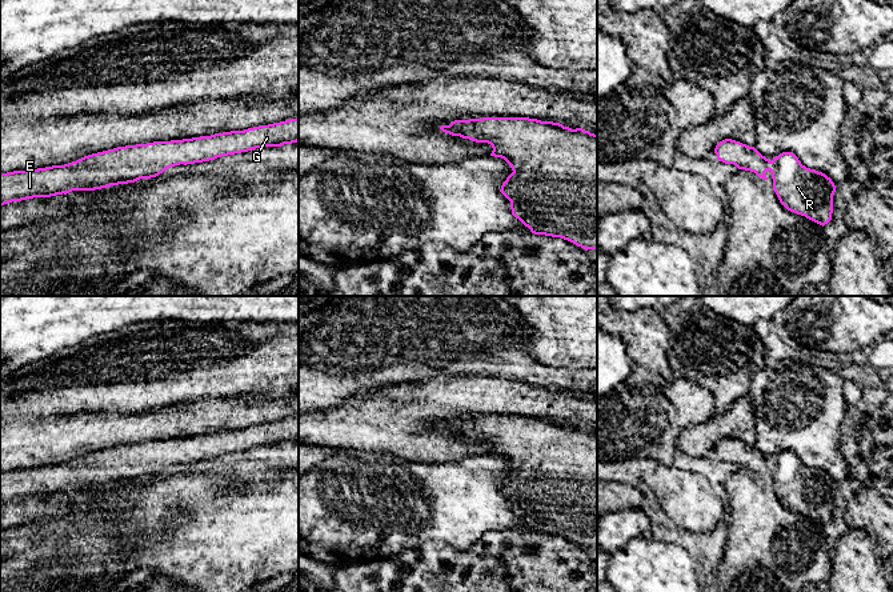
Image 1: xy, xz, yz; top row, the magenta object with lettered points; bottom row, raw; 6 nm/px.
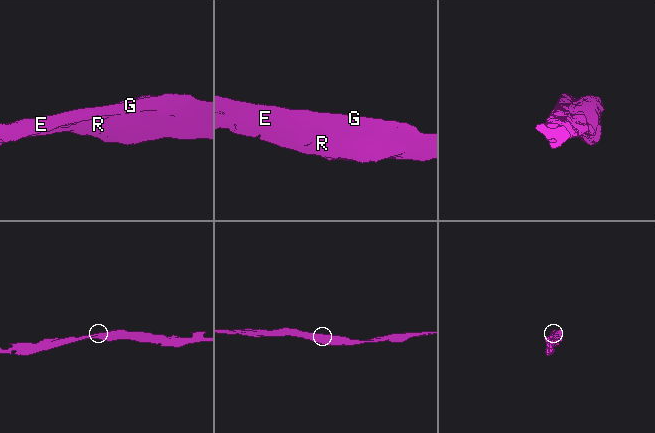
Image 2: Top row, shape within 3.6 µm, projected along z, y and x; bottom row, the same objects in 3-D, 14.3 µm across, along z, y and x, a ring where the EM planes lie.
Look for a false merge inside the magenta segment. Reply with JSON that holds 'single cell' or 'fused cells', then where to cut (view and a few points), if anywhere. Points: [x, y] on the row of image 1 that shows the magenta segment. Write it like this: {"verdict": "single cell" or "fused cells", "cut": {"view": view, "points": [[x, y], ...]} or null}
{"verdict": "single cell", "cut": null}

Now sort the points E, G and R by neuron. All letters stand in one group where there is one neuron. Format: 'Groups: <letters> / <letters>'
Groups: E G R

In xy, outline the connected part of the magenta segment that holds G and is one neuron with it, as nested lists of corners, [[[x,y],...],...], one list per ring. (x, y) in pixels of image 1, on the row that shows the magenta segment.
[[[299,117],[244,131],[117,147],[64,165],[0,173],[0,205],[135,183],[156,177],[175,165],[297,141]]]

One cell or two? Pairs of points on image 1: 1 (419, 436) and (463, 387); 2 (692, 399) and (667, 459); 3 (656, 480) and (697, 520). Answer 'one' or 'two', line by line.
1: one
2: one
3: one

